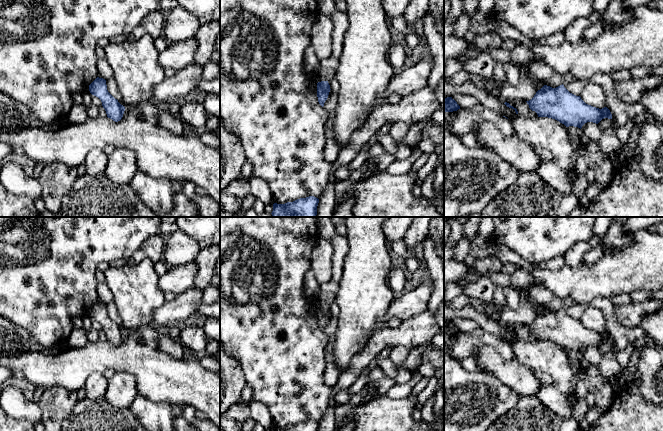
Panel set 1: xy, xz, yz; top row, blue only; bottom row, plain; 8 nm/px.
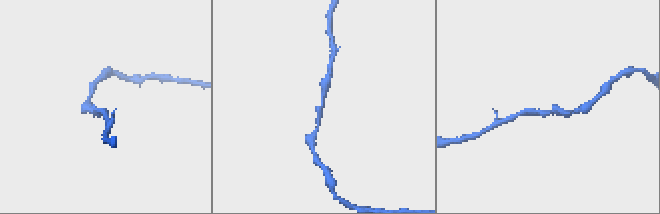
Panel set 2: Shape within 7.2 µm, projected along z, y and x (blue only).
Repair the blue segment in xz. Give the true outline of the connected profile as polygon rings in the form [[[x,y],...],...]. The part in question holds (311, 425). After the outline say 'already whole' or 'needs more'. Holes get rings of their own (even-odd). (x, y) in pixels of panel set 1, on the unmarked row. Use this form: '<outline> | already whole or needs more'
[[[309,420],[306,422],[300,422],[293,426],[287,426],[285,428],[274,427],[273,431],[317,431],[319,423],[314,420]]] | already whole

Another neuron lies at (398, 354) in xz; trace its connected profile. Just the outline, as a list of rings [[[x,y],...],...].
[[[393,346],[389,358],[395,363],[403,363],[409,355],[409,349],[404,346]]]

